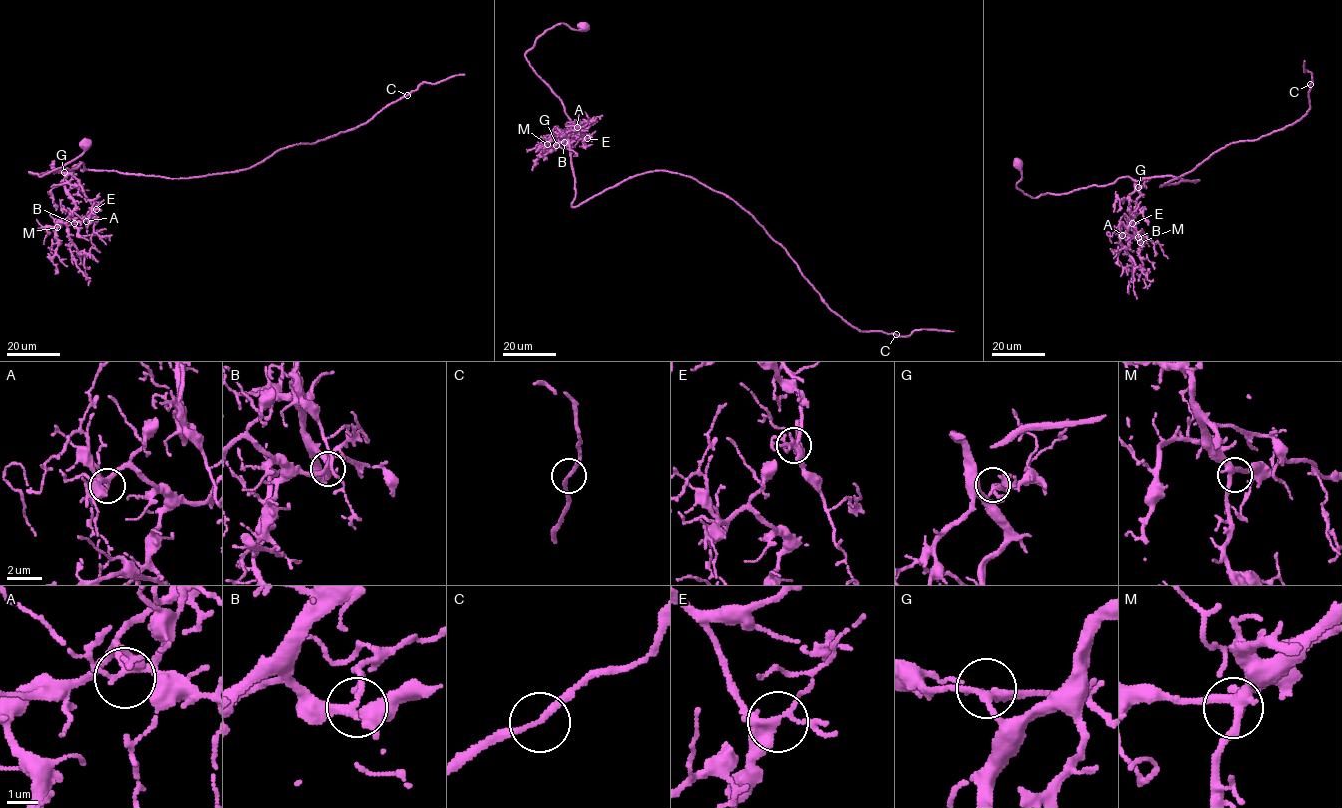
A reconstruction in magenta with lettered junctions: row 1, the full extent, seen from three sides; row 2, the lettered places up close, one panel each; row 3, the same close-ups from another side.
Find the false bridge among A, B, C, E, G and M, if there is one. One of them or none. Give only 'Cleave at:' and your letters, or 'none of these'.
Cleave at: none of these

